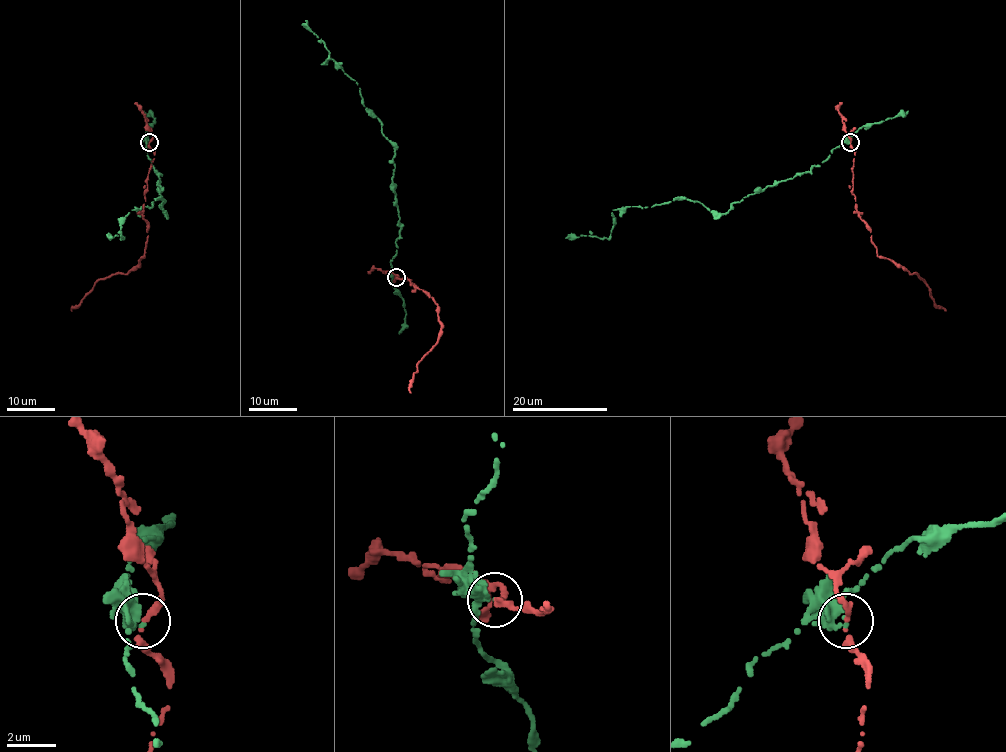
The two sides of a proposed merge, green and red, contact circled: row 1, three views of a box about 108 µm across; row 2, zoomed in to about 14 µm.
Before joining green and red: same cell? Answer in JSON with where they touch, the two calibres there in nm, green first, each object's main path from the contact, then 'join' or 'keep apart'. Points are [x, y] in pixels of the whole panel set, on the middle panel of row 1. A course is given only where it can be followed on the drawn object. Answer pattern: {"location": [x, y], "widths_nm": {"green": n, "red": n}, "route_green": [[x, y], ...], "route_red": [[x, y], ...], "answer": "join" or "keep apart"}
{"location": [396, 277], "widths_nm": {"green": 240, "red": 180}, "route_green": [[396, 277], [394, 146], [355, 80], [326, 62], [325, 43], [305, 20]], "route_red": [[396, 277], [411, 281], [429, 297], [433, 297], [441, 328], [436, 344], [419, 361], [411, 382], [411, 393]], "answer": "keep apart"}

